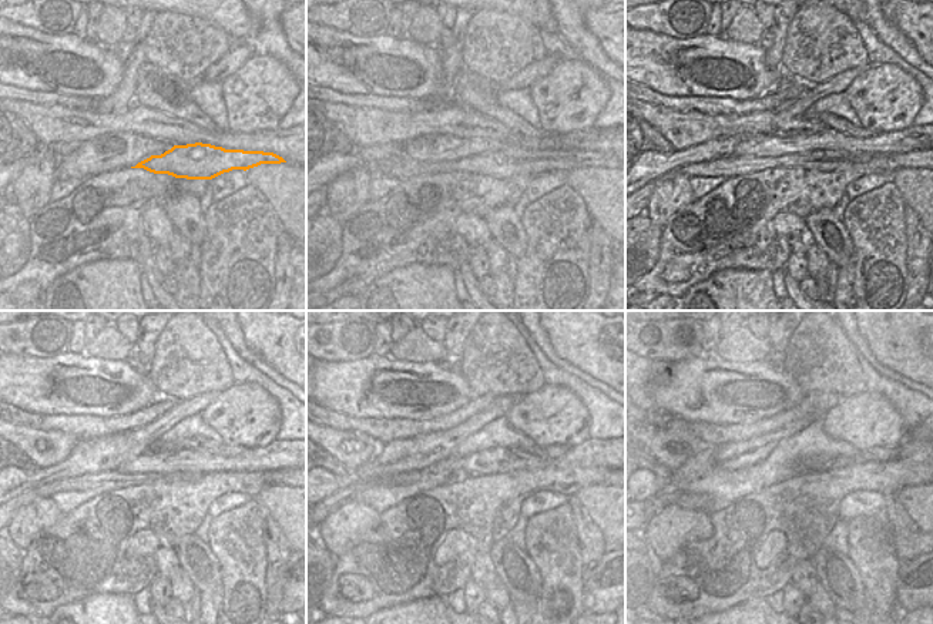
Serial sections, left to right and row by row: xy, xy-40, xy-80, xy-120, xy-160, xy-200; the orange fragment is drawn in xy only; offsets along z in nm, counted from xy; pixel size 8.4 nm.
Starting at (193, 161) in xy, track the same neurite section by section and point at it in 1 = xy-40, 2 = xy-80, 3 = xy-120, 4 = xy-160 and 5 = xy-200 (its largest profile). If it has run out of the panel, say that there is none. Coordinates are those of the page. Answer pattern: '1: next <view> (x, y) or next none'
1: next xy-40 (513, 160)
2: next xy-80 (822, 161)
3: next xy-120 (103, 482)
4: next xy-160 (345, 496)
5: next xy-200 (661, 500)

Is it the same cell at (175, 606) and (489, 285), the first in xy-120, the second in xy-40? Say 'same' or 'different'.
same

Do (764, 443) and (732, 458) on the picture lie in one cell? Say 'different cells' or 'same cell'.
same cell

